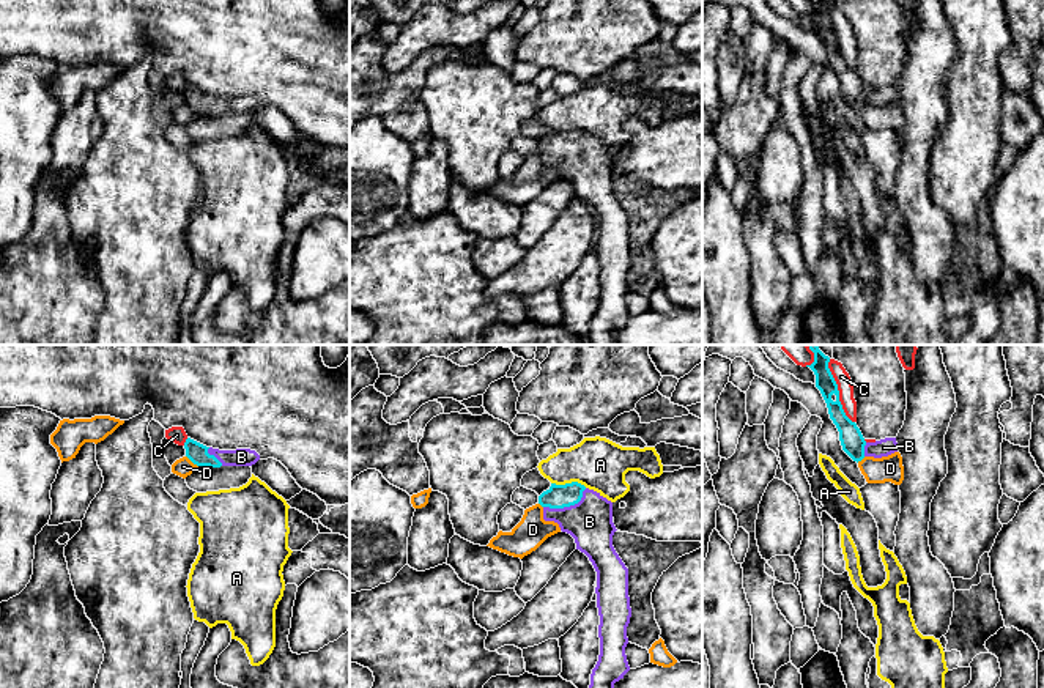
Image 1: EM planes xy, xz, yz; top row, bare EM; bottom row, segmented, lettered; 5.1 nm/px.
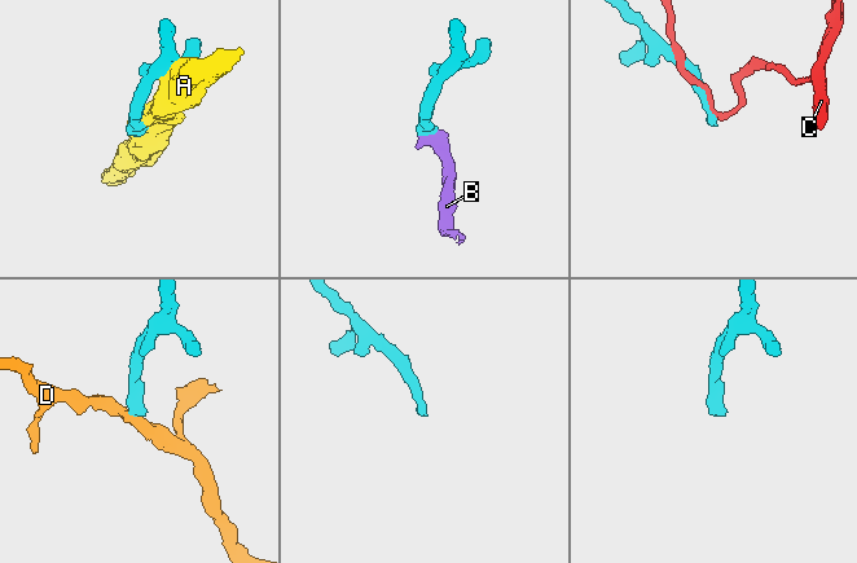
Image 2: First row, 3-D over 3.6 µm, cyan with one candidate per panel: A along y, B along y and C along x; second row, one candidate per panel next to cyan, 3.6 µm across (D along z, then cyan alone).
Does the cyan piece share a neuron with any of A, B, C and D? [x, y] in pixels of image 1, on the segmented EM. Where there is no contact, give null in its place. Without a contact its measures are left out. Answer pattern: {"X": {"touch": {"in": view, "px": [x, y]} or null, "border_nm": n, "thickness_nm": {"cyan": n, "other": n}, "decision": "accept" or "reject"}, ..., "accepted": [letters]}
{"A": {"touch": {"in": "xz", "px": [569, 484]}, "border_nm": 190, "thickness_nm": {"cyan": 120, "other": 260}, "decision": "reject"}, "B": {"touch": {"in": "xz", "px": [567, 506]}, "border_nm": 240, "thickness_nm": {"cyan": 120, "other": 240}, "decision": "accept"}, "C": {"touch": {"in": "yz", "px": [838, 391]}, "border_nm": 360, "thickness_nm": {"cyan": 120, "other": 80}, "decision": "reject"}, "D": {"touch": {"in": "xy", "px": [192, 462]}, "border_nm": 90, "thickness_nm": {"cyan": 100, "other": 90}, "decision": "reject"}, "accepted": ["B"]}

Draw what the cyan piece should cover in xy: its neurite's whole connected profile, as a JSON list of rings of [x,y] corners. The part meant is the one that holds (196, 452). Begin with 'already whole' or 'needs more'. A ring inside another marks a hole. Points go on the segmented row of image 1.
needs more; [[[191,438],[184,442],[186,457],[197,466],[252,466],[260,460],[260,455],[250,449],[219,450],[206,447]]]

